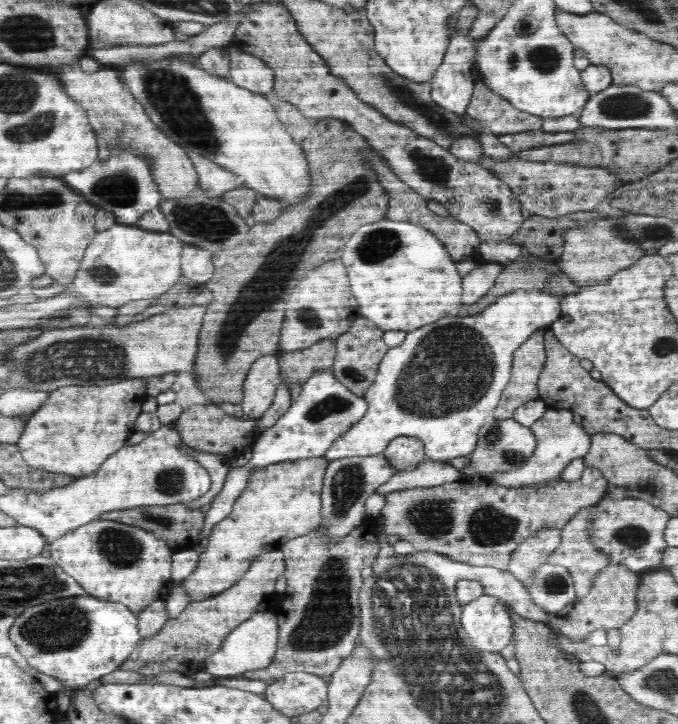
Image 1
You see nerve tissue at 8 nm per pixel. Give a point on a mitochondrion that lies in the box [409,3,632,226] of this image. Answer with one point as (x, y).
(547, 59)

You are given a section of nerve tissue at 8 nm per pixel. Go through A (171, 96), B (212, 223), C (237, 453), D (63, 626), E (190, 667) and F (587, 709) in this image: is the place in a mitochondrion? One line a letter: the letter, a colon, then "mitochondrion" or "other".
A: mitochondrion
B: mitochondrion
C: other
D: mitochondrion
E: other
F: mitochondrion

